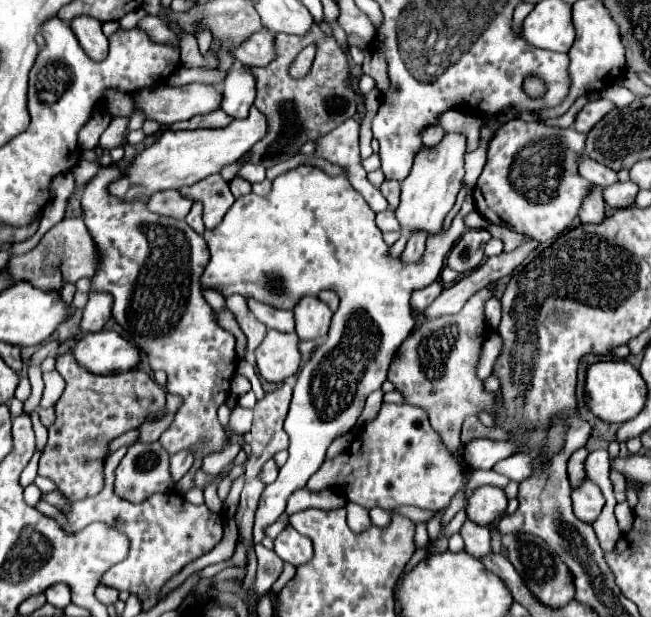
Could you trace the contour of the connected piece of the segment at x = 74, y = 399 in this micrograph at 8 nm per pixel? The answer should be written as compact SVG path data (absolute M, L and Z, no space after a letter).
M58 354L56 370L64 378L66 388L56 404L56 422L48 428L50 438L40 456L38 474L54 480L66 498L82 500L102 490L102 464L108 454L108 442L136 428L136 418L160 412L166 392L142 370L98 376L80 366L72 354Z

